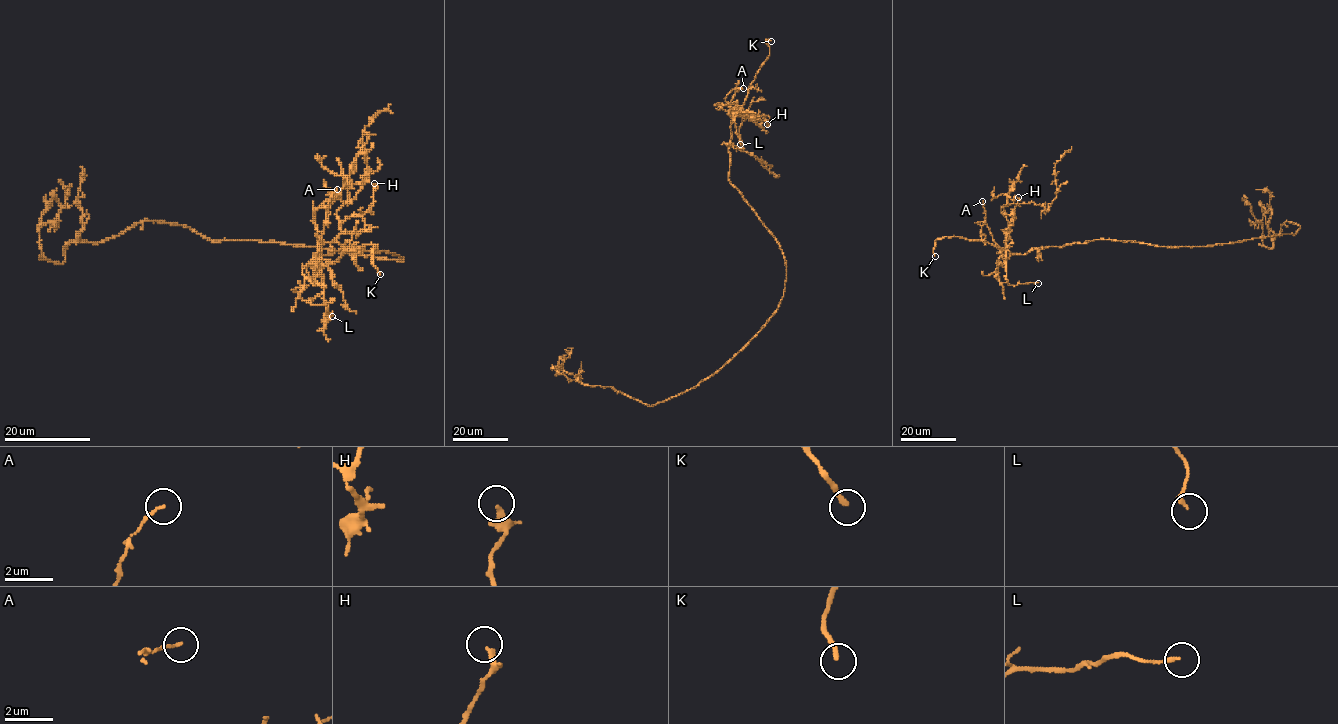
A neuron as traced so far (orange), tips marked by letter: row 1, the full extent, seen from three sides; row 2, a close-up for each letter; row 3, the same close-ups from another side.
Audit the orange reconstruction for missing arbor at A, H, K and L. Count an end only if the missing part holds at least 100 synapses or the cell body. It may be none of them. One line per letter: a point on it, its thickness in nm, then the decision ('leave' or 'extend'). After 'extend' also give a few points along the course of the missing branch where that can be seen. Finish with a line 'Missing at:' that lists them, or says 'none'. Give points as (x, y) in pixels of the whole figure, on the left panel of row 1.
A: (337, 189) | 110 nm | leave
H: (374, 183) | 200 nm | leave
K: (380, 274) | 200 nm | extend
L: (332, 316) | 160 nm | leave
Missing at: K

